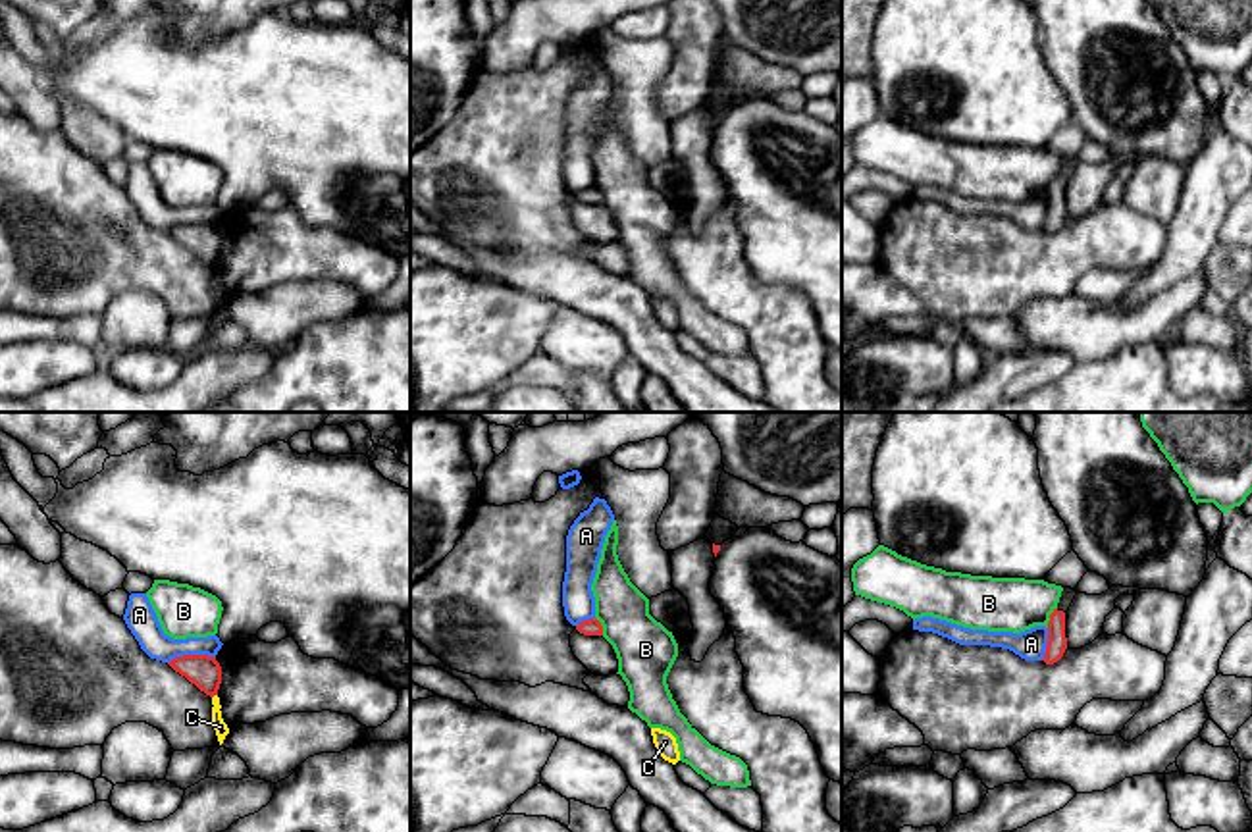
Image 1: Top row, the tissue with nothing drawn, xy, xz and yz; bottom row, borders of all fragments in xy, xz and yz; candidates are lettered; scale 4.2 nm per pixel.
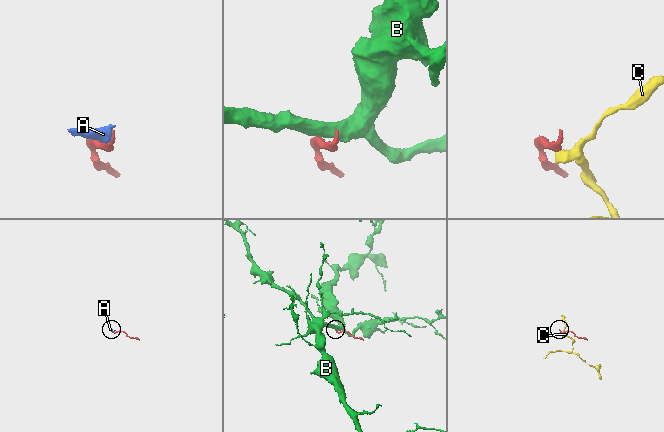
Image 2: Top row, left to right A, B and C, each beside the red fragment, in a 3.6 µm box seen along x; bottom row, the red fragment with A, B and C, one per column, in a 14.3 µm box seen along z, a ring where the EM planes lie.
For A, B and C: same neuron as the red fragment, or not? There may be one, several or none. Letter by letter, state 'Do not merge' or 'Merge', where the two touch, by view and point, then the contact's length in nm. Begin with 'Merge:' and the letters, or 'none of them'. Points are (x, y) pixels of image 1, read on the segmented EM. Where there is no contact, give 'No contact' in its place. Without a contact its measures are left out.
Merge: none of them
A: Do not merge. Touches red at xy (191, 655). Shared border 200 nm
B: Do not merge. Touches red at yz (1050, 617). Shared border 100 nm
C: Do not merge. Touches red at xy (214, 694). Shared border 30 nm

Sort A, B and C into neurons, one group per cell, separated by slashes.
A / B / C

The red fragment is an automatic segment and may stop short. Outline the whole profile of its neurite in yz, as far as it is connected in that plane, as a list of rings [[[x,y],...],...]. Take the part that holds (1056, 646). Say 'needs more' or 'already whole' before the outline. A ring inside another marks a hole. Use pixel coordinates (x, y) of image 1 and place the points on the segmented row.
needs more | [[[1063,587],[1059,603],[1054,609],[1054,612],[1050,614],[1048,645],[1046,645],[1046,653],[1044,653],[1044,659],[1042,659],[1046,664],[1057,663],[1067,649],[1065,612],[1069,611],[1075,595],[1077,595],[1077,589]]]

